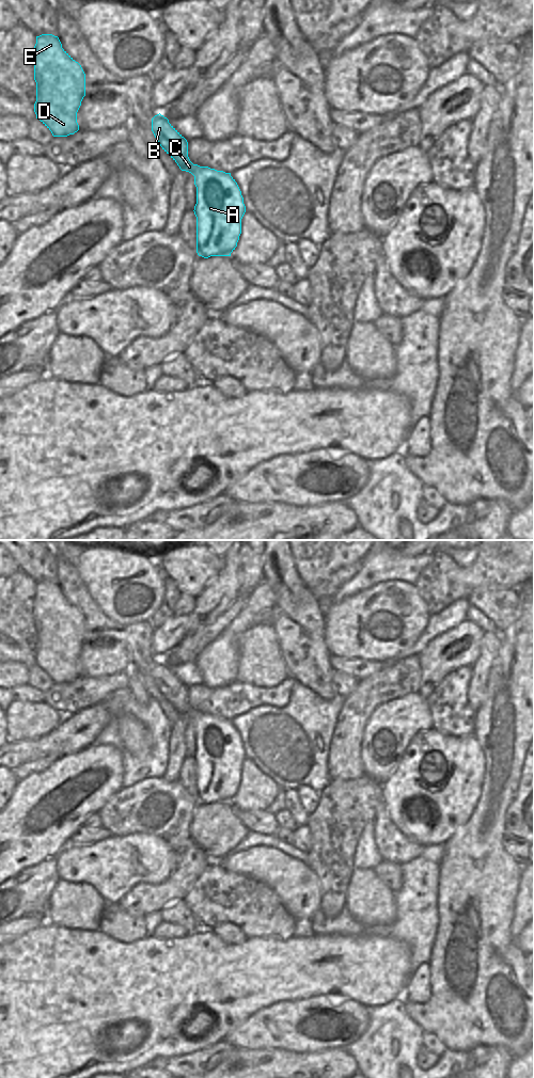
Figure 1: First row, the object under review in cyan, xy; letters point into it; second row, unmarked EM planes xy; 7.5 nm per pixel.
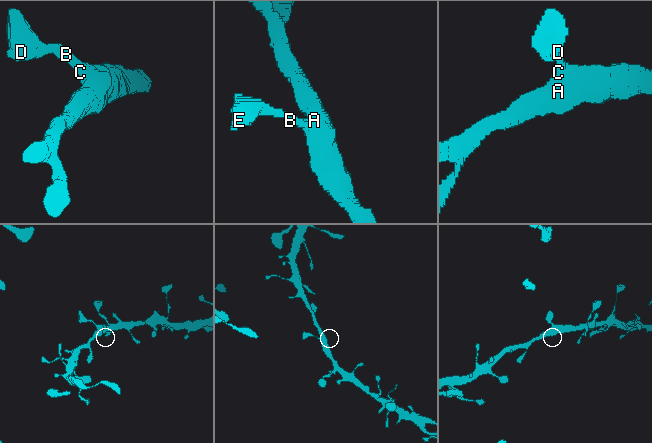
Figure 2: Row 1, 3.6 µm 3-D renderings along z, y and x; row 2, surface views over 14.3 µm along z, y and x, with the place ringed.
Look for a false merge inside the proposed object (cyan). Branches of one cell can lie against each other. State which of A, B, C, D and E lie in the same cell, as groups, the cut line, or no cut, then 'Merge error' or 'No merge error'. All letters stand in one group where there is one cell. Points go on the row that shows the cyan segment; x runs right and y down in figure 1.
Groups: A B C D E. No split. No merge error

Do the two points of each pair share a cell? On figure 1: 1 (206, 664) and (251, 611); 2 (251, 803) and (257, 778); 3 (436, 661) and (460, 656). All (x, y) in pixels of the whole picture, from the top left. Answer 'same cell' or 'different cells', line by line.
1: same cell
2: same cell
3: same cell

